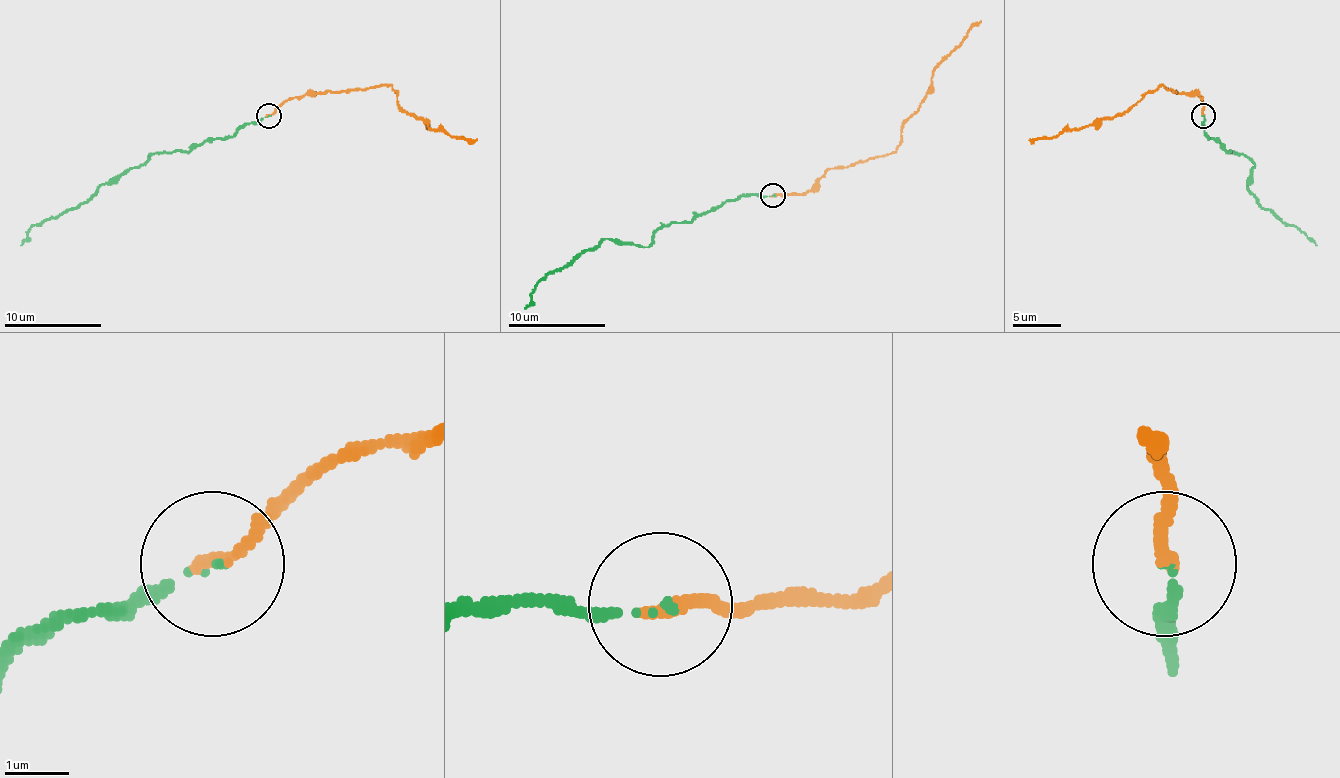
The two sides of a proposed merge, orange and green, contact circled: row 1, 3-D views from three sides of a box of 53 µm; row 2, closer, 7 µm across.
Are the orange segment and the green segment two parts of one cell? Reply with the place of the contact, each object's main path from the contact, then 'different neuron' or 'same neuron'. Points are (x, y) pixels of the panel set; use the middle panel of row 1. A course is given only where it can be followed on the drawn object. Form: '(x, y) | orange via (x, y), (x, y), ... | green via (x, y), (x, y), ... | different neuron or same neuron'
(772, 195) | orange via (773, 195), (809, 191), (829, 169), (892, 154), (901, 137), (901, 128), (918, 108), (935, 67), (981, 21) | green via (773, 195), (725, 200), (688, 222), (664, 224), (647, 246), (604, 239), (550, 270), (524, 309) | same neuron

